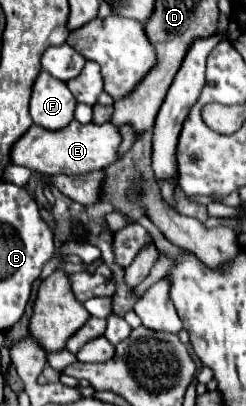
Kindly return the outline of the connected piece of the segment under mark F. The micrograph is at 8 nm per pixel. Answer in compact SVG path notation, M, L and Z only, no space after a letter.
M40 72L30 100L30 116L34 124L48 130L60 130L72 122L74 108L76 100L66 82L54 78L48 72Z

